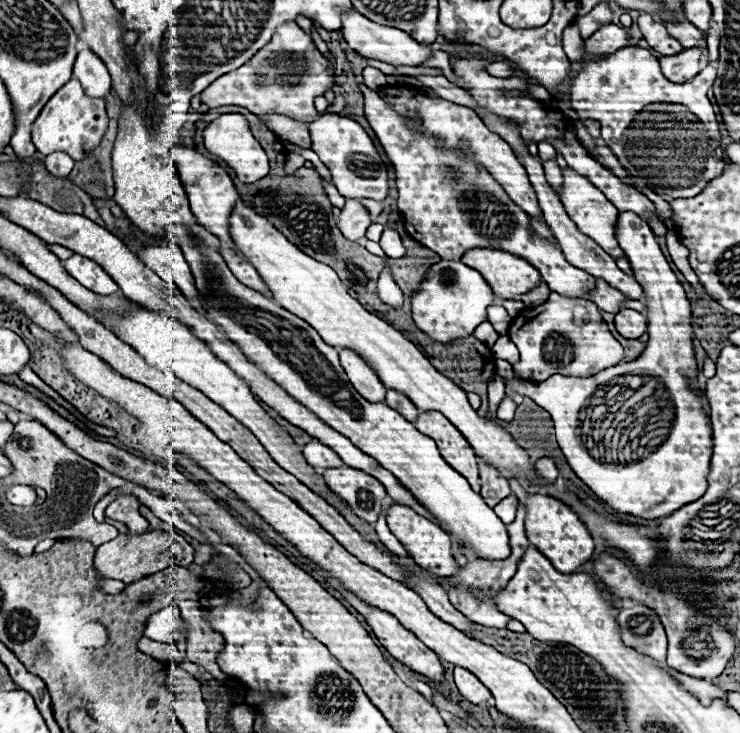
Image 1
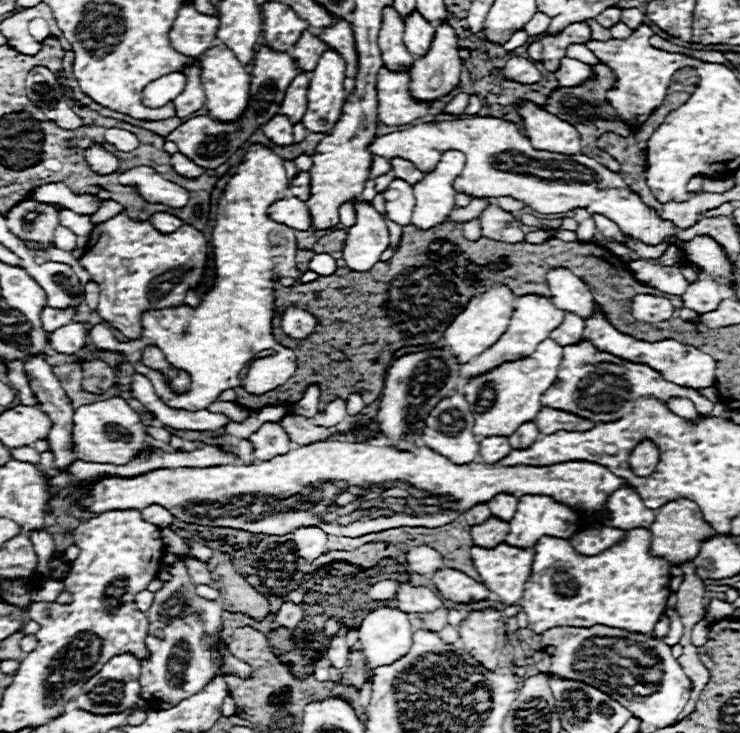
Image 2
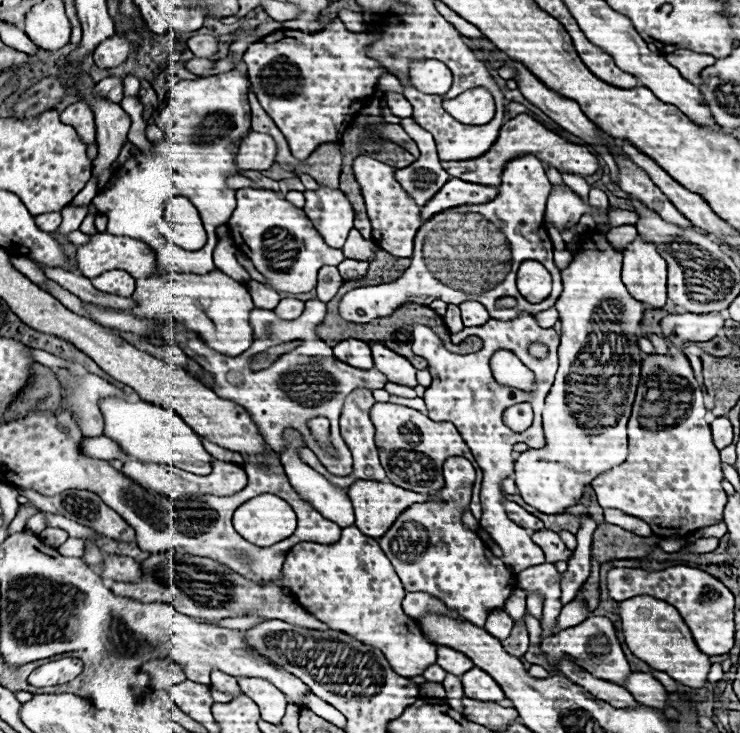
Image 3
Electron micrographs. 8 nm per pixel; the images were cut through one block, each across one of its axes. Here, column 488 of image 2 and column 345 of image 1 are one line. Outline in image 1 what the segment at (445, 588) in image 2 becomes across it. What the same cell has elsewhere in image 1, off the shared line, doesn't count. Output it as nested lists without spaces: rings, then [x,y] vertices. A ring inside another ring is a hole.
[[[330,580],[330,584],[332,584],[332,588],[340,590],[342,596],[366,618],[366,622],[372,626],[376,638],[382,642],[382,646],[384,646],[396,660],[400,660],[400,662],[406,664],[410,670],[414,670],[414,672],[418,672],[418,674],[422,674],[422,676],[426,676],[426,678],[430,678],[430,680],[434,680],[434,682],[444,682],[444,668],[442,668],[440,658],[436,656],[436,652],[432,652],[428,646],[424,646],[424,644],[422,644],[412,632],[408,632],[392,614],[382,612],[382,610],[376,610],[376,608],[370,608],[366,602],[358,600],[352,592],[346,592],[346,590],[344,590],[338,582],[334,582],[334,580]]]

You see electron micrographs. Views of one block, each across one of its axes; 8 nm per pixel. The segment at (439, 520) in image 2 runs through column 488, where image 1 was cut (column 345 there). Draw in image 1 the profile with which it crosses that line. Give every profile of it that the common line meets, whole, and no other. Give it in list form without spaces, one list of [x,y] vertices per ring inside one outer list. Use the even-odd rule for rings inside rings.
[[[350,466],[326,468],[322,476],[326,484],[352,506],[356,516],[366,522],[378,520],[386,490],[374,476],[368,476],[366,472],[354,470]]]

